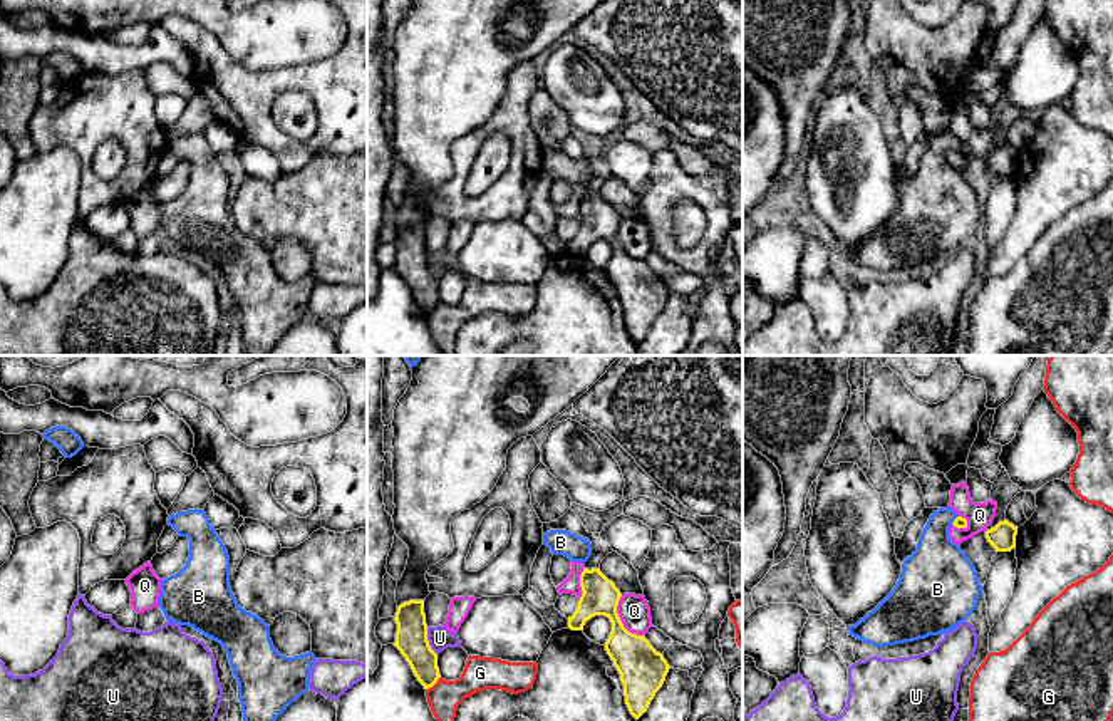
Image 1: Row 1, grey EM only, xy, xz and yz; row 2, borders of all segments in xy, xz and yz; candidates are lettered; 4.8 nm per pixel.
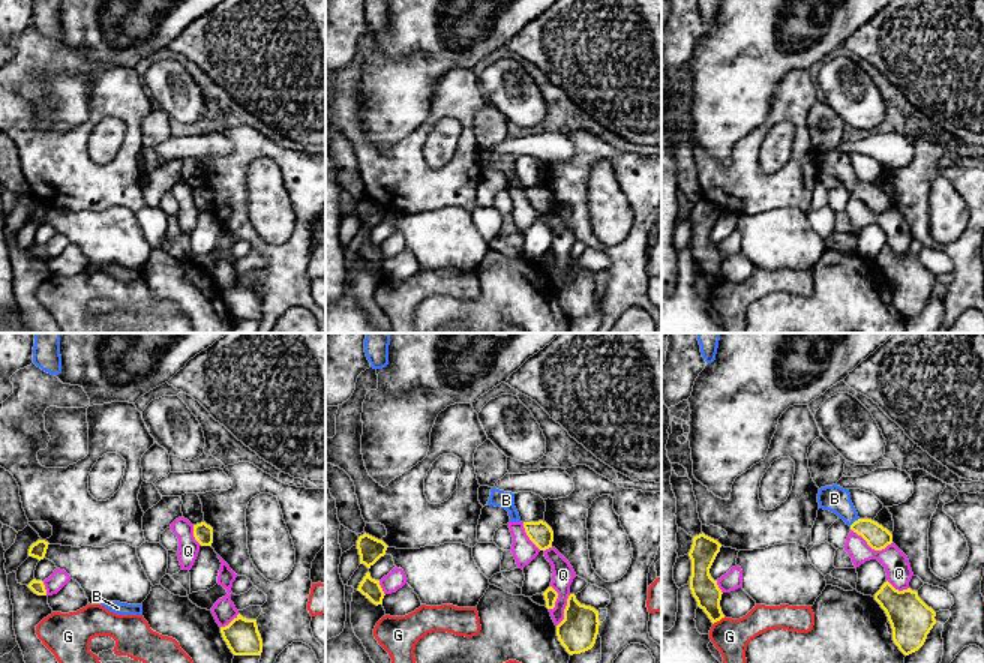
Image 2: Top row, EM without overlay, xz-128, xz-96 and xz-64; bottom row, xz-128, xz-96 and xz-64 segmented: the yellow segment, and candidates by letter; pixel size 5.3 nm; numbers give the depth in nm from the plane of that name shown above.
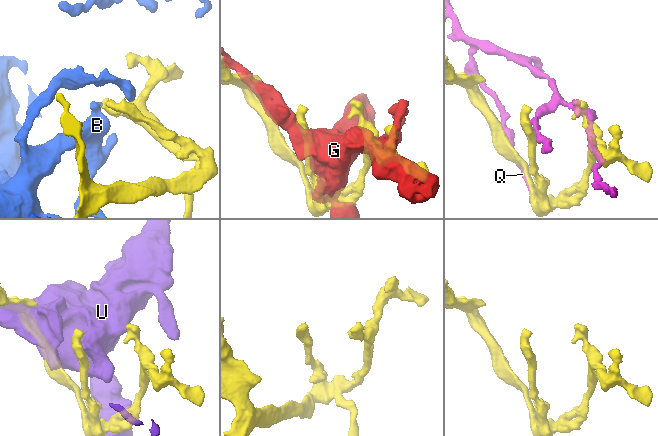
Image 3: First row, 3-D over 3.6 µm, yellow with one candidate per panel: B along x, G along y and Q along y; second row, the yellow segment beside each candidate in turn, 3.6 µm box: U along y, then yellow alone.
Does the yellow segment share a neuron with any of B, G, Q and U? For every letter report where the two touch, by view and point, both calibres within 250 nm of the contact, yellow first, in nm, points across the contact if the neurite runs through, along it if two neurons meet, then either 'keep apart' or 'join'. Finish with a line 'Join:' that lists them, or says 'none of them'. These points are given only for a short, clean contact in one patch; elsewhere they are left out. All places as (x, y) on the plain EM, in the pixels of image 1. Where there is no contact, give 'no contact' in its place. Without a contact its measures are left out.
B: meets yellow in yz at (954, 145); 60 nm thick on the yellow side, 280 nm on the other; runs through yz (959, 146), (954, 145), (937, 158), (937, 193); join
G: meets yellow in xz at (433, 309); 160 nm thick on the yellow side, 160 nm on the other; keep apart
Q: meets yellow in xz at (621, 245); 220 nm thick on the yellow side, 150 nm on the other; keep apart
U: meets yellow in xz at (428, 265); 160 nm thick on the yellow side, 110 nm on the other; keep apart
Join: B

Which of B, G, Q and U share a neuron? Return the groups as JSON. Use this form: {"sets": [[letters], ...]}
{"sets": [["B"], ["G"], ["Q"], ["U"]]}

